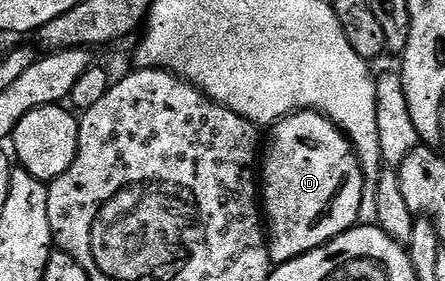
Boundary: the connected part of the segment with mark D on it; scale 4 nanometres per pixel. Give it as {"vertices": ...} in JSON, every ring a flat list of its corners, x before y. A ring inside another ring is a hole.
{"vertices":[[307,111,293,112,290,116,285,116,272,125,270,136,267,136,267,143,263,148,263,159,259,164,259,200,263,205,264,215,267,217,267,239,269,241,269,259,274,265,286,264,311,250,321,248,327,242,331,242,336,236,342,236,358,223,361,214,361,203,365,200,365,171,361,169,361,159,353,149,353,143,341,129,336,128,329,121,323,112]]}

